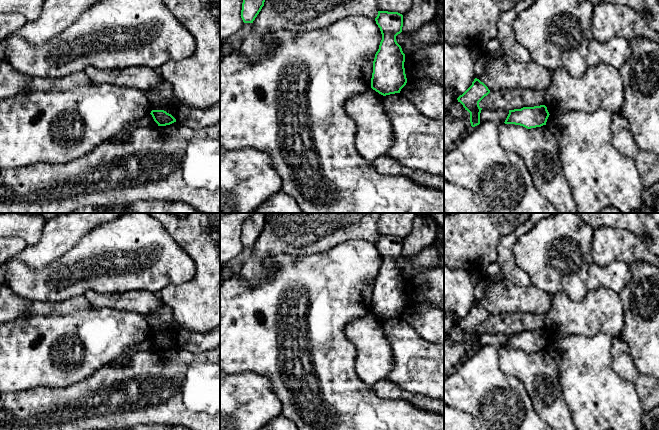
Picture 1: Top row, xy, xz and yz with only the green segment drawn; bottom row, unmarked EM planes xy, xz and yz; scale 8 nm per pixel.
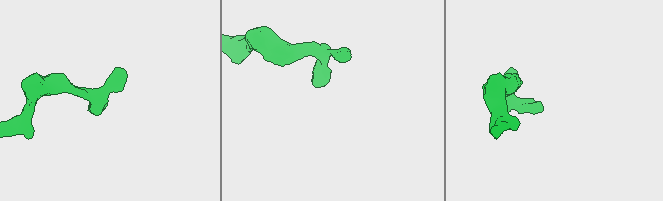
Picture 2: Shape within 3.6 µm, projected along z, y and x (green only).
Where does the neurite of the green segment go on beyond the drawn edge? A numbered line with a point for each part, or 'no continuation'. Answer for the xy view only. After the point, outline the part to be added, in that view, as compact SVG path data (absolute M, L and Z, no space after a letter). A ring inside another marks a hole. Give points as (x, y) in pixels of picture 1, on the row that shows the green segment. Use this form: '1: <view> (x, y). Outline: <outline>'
no continuation

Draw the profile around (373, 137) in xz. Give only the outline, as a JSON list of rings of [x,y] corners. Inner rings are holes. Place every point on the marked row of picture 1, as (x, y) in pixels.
[[[371,88],[353,96],[344,105],[356,124],[355,148],[367,163],[386,155],[394,141],[391,121],[382,106],[383,98]]]

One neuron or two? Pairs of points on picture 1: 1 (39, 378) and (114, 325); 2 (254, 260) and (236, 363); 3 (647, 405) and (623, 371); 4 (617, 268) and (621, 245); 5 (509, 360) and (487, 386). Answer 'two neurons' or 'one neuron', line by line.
1: one neuron
2: two neurons
3: one neuron
4: two neurons
5: two neurons

